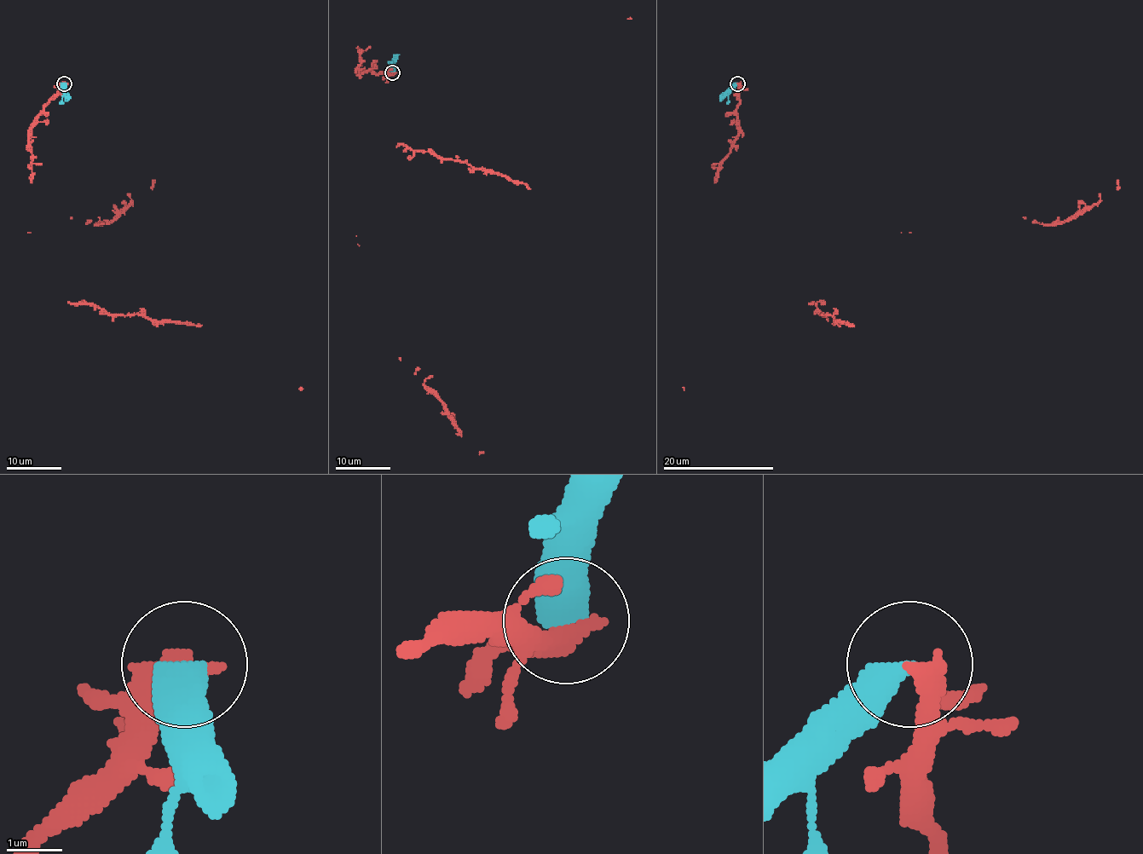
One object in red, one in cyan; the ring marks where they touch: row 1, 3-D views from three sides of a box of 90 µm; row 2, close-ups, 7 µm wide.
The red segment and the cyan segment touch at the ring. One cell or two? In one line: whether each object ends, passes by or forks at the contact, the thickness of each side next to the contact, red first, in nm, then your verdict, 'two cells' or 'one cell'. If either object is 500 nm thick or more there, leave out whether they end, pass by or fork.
calibres 500 and 550 nm; two cells

